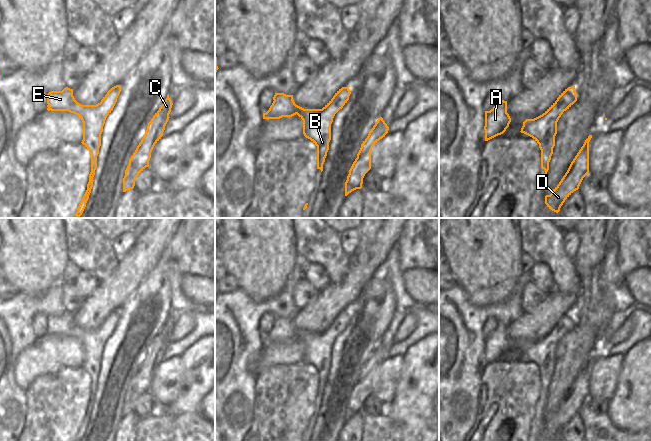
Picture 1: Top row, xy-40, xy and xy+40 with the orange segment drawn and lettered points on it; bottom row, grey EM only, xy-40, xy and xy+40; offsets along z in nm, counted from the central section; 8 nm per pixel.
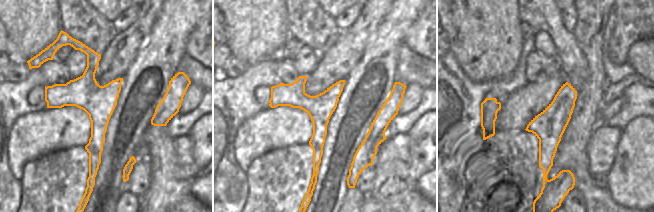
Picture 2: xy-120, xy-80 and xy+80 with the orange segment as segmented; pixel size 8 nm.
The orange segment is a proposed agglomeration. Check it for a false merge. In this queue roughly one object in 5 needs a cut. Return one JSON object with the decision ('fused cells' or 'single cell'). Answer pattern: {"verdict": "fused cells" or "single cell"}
{"verdict": "fused cells"}

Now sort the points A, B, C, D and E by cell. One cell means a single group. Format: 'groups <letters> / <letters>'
groups A / B C D E

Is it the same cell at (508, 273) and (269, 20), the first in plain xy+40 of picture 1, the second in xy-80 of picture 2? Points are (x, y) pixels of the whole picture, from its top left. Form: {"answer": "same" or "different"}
{"answer": "same"}

